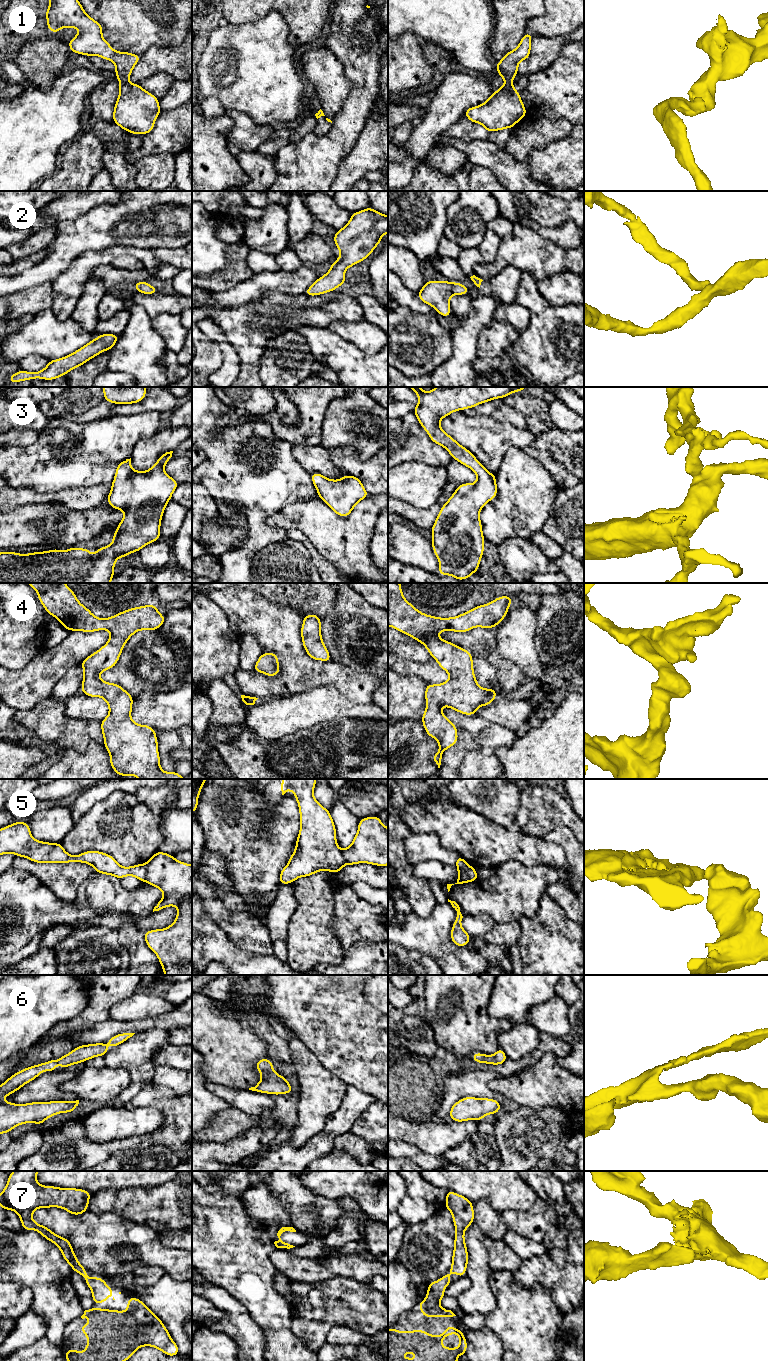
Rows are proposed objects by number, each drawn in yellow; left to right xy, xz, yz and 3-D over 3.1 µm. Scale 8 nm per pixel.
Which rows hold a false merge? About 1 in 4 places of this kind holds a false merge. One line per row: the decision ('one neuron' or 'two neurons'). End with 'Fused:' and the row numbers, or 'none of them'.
1: one neuron
2: one neuron
3: one neuron
4: one neuron
5: two neurons
6: one neuron
7: one neuron
Fused: 5

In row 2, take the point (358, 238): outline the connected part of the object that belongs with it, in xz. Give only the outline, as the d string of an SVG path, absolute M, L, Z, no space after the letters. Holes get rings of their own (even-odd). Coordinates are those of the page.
M371 207L353 213L349 222L333 236L340 257L331 264L329 271L319 277L304 294L307 296L321 295L335 291L336 288L345 284L345 270L368 258L375 247L381 244L381 237L386 233L388 233L388 215L383 215Z

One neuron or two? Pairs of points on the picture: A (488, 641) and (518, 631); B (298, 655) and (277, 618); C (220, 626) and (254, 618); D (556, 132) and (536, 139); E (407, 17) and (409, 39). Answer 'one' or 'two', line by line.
A: two
B: one
C: two
D: one
E: two

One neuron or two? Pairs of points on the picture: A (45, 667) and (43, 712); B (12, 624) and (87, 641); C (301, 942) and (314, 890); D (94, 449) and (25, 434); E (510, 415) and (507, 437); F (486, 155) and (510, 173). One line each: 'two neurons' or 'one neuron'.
A: two neurons
B: two neurons
C: one neuron
D: two neurons
E: two neurons
F: one neuron

